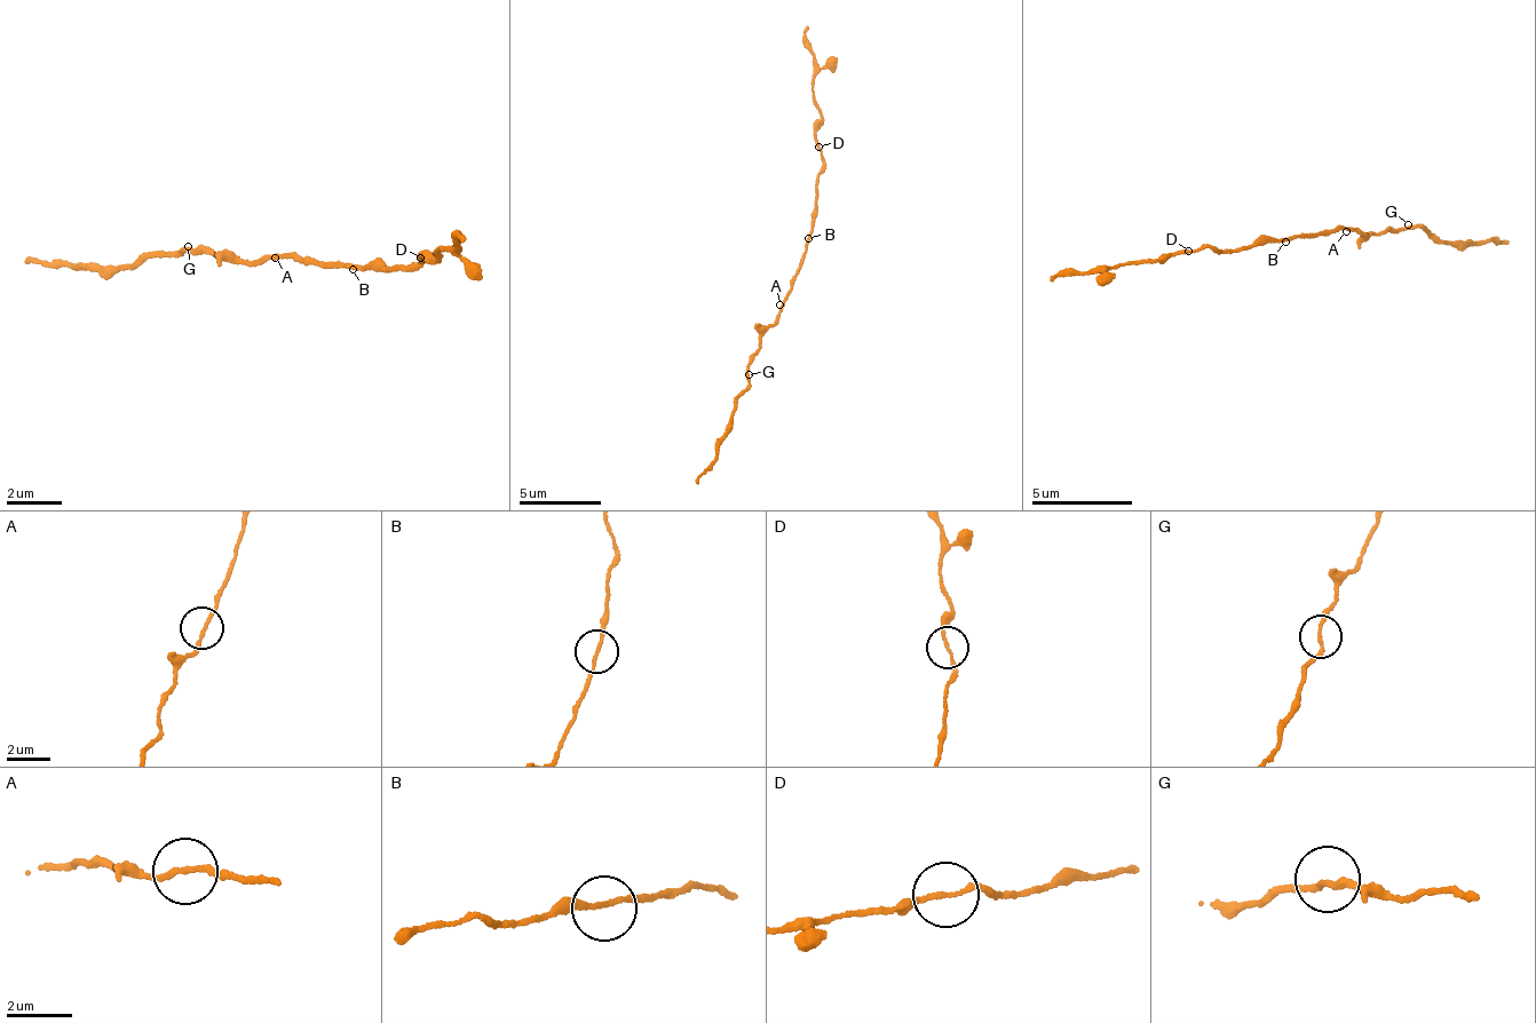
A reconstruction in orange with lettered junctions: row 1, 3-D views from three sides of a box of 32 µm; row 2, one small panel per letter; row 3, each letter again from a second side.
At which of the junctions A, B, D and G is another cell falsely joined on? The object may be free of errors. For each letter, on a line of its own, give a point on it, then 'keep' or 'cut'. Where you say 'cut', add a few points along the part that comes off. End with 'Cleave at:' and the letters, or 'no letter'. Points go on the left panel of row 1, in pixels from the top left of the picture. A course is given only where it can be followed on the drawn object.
A: place (275, 258); keep
B: place (353, 269); keep
D: place (420, 258); keep
G: place (188, 246); keep
Cleave at: no letter

